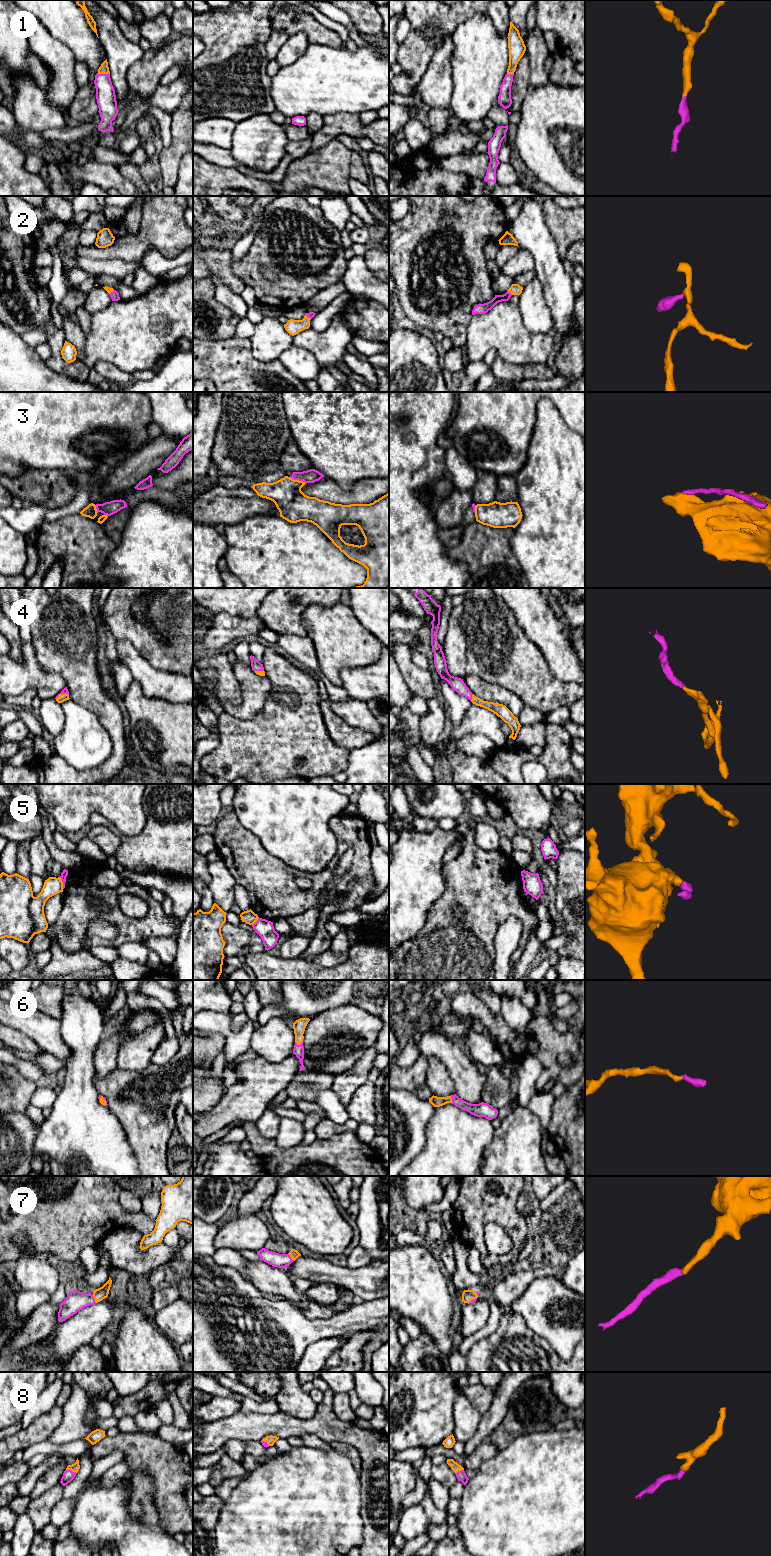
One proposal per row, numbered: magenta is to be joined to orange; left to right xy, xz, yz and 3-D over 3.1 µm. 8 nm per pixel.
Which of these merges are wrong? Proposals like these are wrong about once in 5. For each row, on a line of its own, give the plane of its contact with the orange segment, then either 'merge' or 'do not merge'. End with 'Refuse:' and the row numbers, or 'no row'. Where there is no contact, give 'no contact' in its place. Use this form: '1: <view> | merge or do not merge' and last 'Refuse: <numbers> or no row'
1: xy | merge
2: yz | merge
3: xz | do not merge
4: yz | merge
5: xy | do not merge
6: xz | merge
7: xy | merge
8: xy | merge
Refuse: 3, 5

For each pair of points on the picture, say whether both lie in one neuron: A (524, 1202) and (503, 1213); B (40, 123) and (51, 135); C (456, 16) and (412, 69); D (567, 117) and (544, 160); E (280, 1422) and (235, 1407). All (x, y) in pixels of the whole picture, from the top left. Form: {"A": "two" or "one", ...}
{"A": "two", "B": "two", "C": "one", "D": "one", "E": "two"}

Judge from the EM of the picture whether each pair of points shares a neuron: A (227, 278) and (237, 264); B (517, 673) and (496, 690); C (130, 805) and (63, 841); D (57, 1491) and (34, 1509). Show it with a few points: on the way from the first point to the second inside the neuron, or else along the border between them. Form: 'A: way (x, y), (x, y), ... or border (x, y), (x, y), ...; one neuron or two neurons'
A: border (231, 258), (231, 270), (245, 285); two neurons
B: border (479, 677), (503, 686), (520, 700); two neurons
C: border (58, 827), (64, 833); two neurons
D: way (51, 1497), (40, 1508); one neuron

